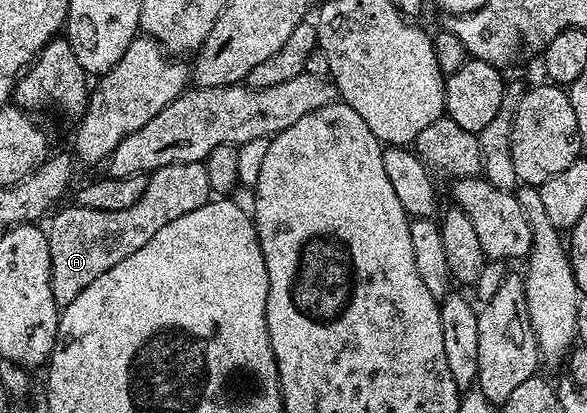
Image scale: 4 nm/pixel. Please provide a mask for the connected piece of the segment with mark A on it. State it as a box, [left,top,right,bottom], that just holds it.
[47,162,210,306]

